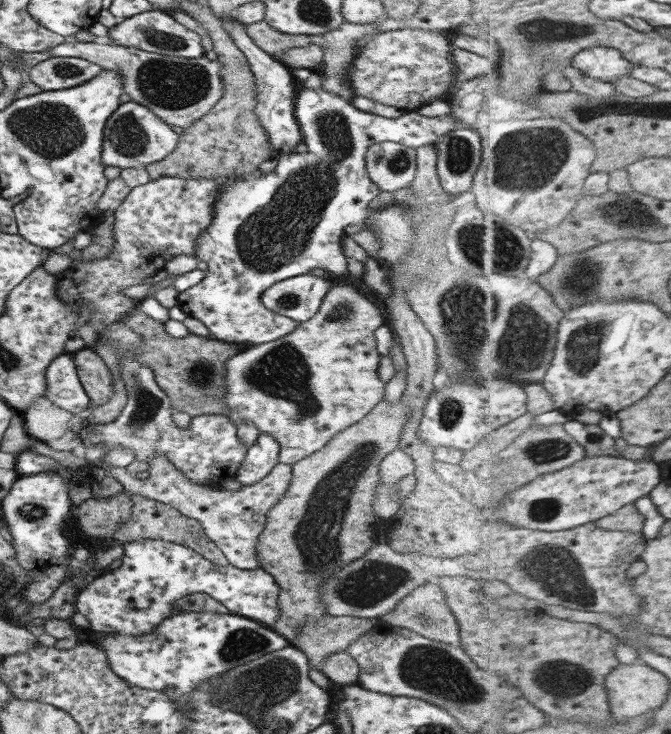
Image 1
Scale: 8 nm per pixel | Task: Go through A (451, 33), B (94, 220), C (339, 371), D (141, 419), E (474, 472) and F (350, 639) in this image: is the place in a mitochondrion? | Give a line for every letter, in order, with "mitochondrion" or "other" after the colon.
A: other
B: other
C: other
D: mitochondrion
E: other
F: other

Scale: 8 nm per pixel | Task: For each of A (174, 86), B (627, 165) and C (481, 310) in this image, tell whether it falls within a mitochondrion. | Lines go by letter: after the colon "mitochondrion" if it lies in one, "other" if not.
A: mitochondrion
B: other
C: mitochondrion

